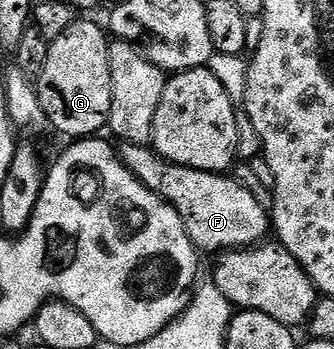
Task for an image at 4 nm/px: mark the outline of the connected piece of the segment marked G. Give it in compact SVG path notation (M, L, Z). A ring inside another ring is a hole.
M78 18L48 46L46 66L34 81L44 119L68 138L92 138L108 128L110 118L110 36L92 20Z

